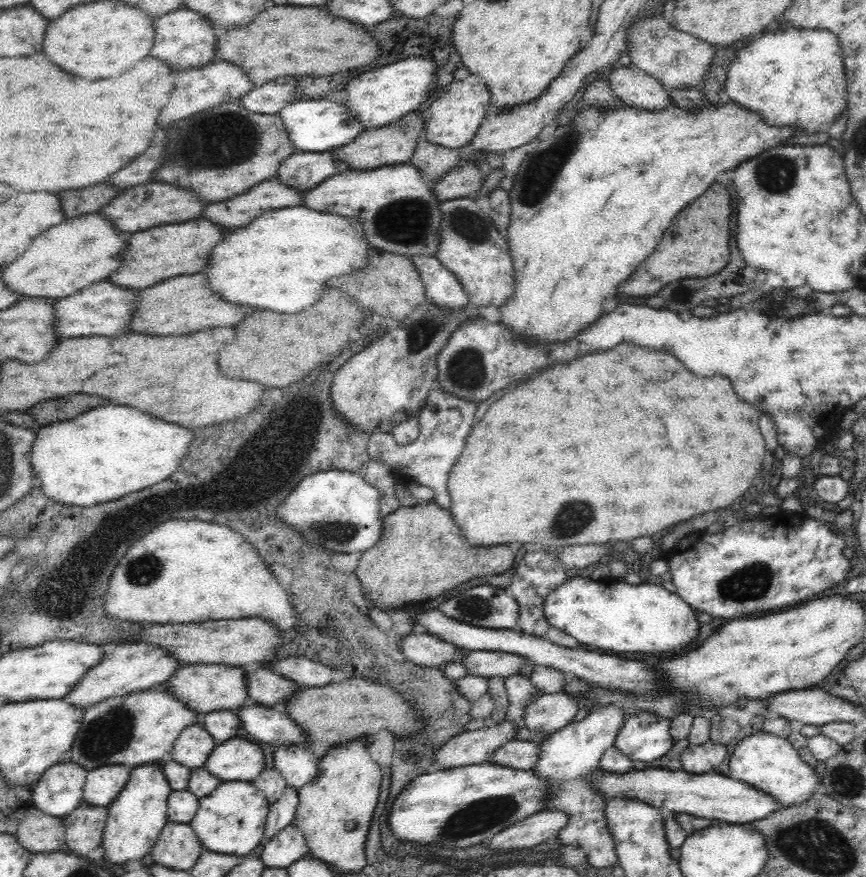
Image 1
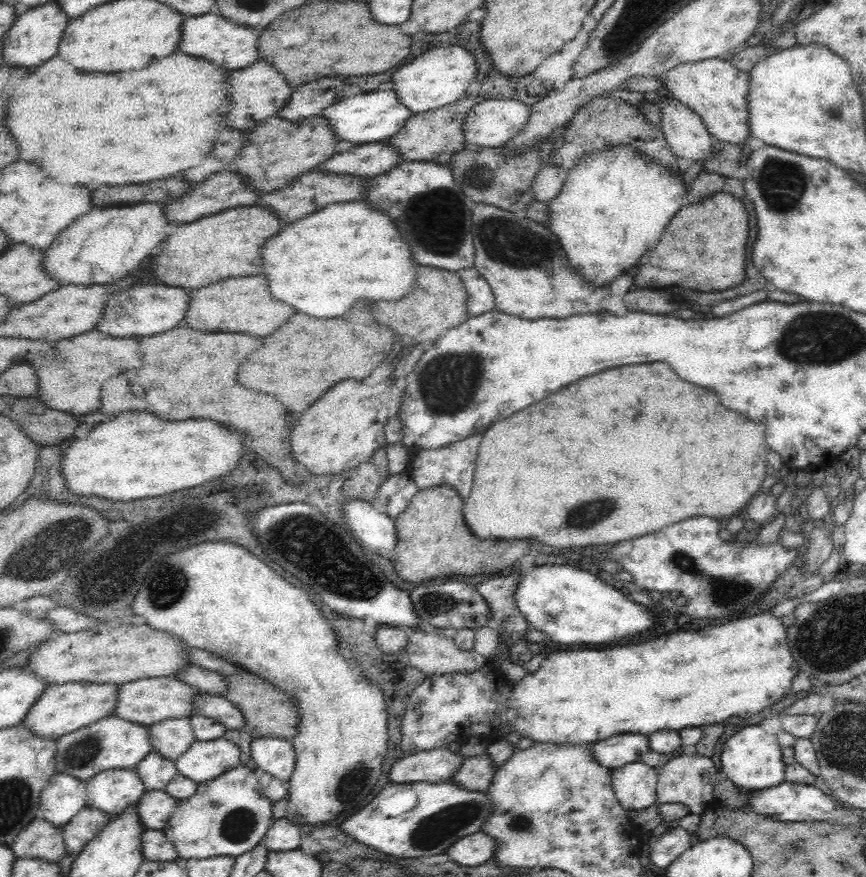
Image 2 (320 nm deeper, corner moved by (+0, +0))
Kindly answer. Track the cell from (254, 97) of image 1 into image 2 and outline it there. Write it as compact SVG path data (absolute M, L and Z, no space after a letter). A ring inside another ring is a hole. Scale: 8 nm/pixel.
M324 78L318 82L310 82L306 86L293 88L294 94L287 100L287 105L280 110L279 116L296 123L318 116L325 108L336 102L338 92L344 86L346 84L342 84L340 80Z

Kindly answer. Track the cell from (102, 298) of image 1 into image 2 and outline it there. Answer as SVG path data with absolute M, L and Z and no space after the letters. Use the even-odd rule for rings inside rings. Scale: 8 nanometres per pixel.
M160 282L157 285L136 285L131 289L107 300L103 317L96 326L100 332L116 338L154 336L183 324L183 318L189 309L189 290Z

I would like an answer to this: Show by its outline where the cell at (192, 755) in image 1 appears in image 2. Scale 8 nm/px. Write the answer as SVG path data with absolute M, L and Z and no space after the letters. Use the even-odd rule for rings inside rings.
M188 717L162 720L147 728L152 751L160 753L171 761L176 760L184 750L195 742Z

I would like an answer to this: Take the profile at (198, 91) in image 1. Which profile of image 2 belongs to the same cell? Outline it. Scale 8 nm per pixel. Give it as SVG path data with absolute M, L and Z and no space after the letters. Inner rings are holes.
M256 62L250 68L232 72L228 78L228 96L230 96L230 112L228 126L236 130L252 130L252 126L263 123L266 118L278 117L280 110L287 105L293 88L288 86L284 76L266 62Z

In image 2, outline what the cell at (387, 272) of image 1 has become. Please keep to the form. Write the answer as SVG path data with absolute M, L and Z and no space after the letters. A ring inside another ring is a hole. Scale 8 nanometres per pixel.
M433 267L417 268L417 281L415 289L408 298L402 298L396 302L374 302L378 304L378 308L374 308L376 316L380 316L378 320L384 320L386 326L390 326L392 330L396 330L400 336L412 336L416 340L416 344L433 344L444 333L456 325L461 325L470 317L468 312L468 291L464 289L457 273L445 271L444 269L436 269Z

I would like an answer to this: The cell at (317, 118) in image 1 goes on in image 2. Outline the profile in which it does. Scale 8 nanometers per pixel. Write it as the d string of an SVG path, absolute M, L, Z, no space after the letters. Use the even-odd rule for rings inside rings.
M392 88L382 90L382 92L371 91L362 96L352 96L346 100L340 100L338 104L333 104L325 108L320 115L330 123L335 135L339 140L354 142L354 144L376 143L386 141L394 136L400 129L414 116L414 112L408 110L400 98L394 94Z

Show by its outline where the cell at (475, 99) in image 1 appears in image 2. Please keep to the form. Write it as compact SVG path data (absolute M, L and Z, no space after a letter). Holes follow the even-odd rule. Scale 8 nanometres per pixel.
M484 99L466 117L465 142L486 148L503 147L526 126L530 115L528 100Z

